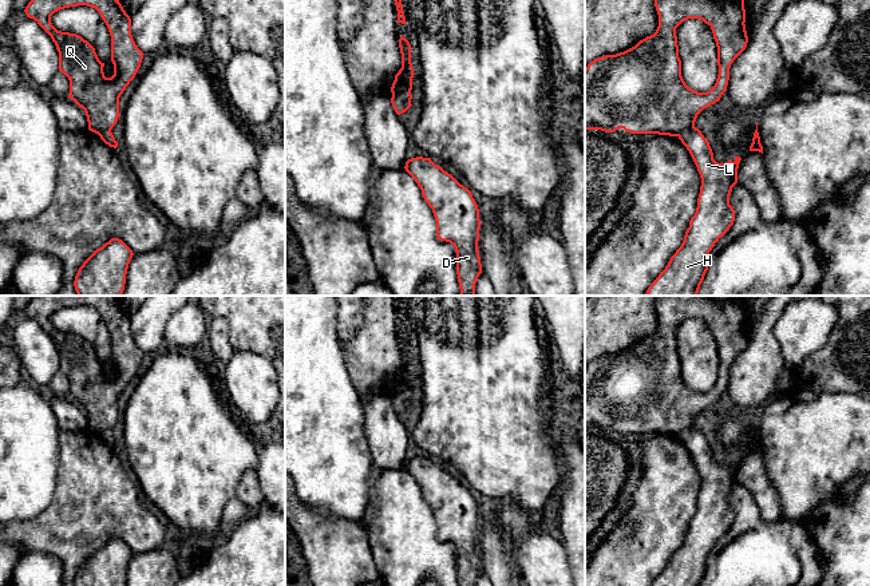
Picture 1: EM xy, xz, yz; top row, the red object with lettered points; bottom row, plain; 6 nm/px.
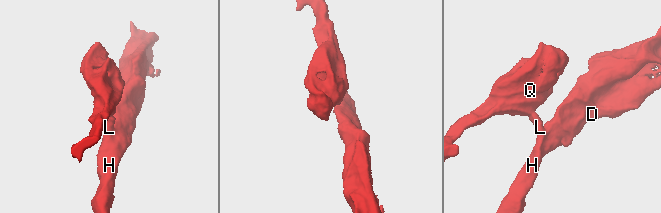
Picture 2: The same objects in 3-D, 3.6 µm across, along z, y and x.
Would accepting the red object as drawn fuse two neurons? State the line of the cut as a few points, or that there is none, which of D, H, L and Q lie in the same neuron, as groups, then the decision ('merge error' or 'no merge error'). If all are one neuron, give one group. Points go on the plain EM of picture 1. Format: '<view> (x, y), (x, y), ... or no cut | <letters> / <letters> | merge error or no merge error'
xz (410, 389), (392, 396) | D H L / Q | merge error

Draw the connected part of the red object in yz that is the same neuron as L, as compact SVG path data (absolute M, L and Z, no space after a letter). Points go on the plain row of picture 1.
M695 425L683 429L679 439L689 451L700 474L700 494L681 546L650 586L700 586L708 570L709 551L735 520L729 495L737 483L742 458L717 463L708 439Z

